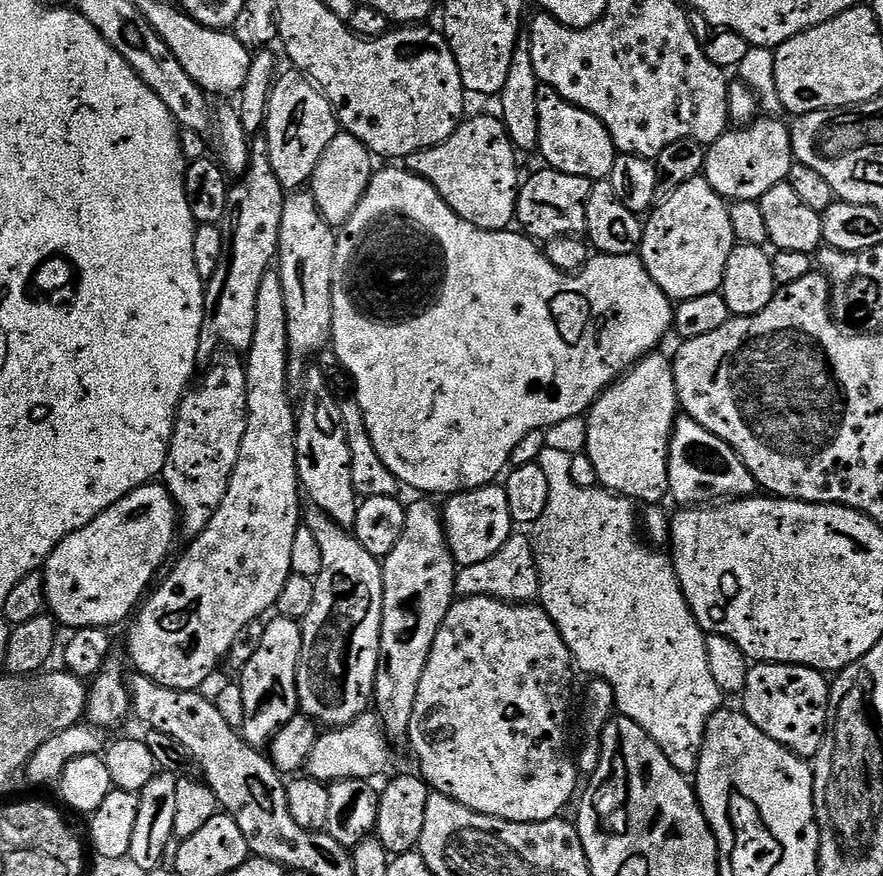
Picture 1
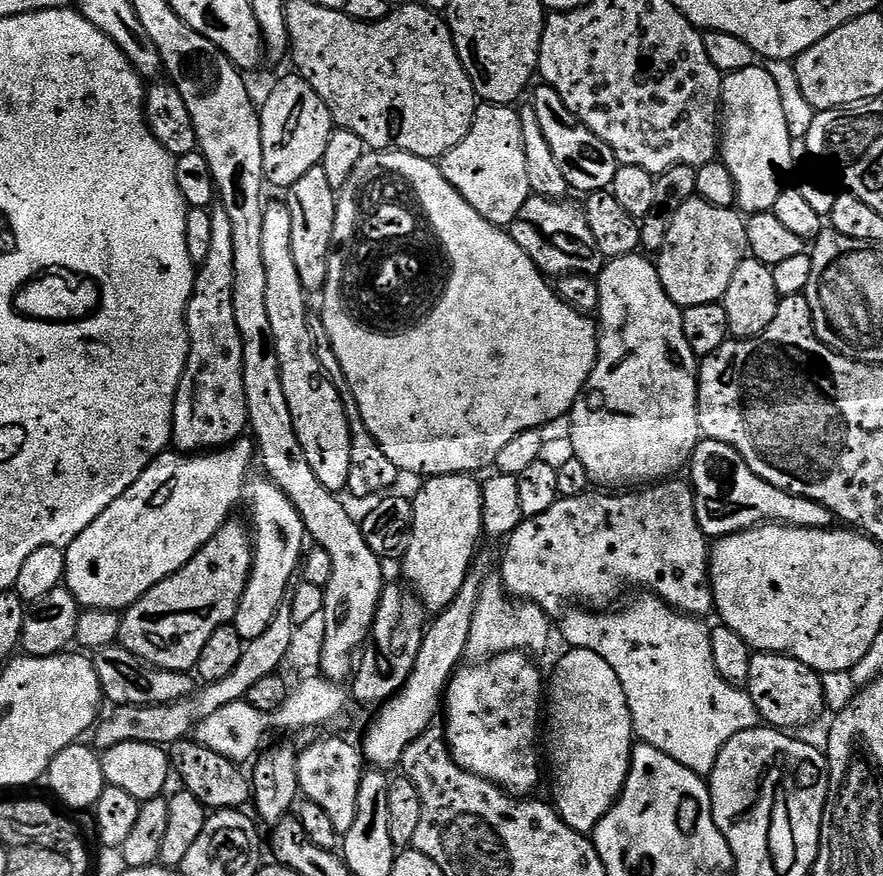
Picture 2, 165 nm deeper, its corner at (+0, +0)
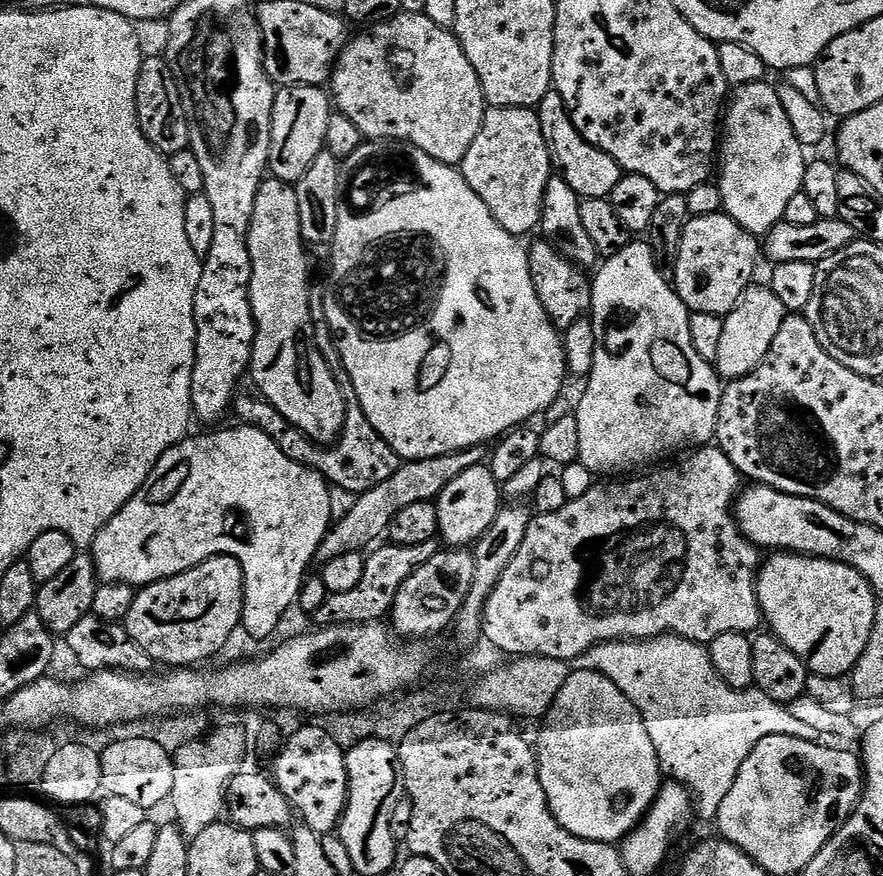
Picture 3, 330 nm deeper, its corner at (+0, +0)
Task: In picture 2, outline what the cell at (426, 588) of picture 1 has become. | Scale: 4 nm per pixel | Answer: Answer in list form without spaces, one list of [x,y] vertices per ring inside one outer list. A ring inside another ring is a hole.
[[[465,474],[463,476],[429,476],[423,481],[424,484],[420,488],[417,496],[411,497],[412,502],[412,537],[406,546],[406,554],[402,557],[402,565],[404,564],[404,576],[408,579],[407,587],[414,593],[416,599],[429,613],[439,614],[445,612],[454,602],[454,598],[458,594],[458,590],[462,590],[462,586],[466,582],[466,578],[473,571],[474,557],[477,555],[476,539],[481,539],[484,528],[484,490],[481,481],[475,475]]]

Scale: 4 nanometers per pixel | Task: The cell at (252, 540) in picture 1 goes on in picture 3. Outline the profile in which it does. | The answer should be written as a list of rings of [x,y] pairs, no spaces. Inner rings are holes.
[[[212,556],[209,560],[204,560],[198,566],[194,566],[190,570],[186,570],[182,574],[177,576],[171,576],[165,580],[159,580],[156,584],[149,584],[141,587],[137,591],[134,598],[134,606],[130,606],[130,614],[126,621],[126,627],[128,629],[128,638],[133,640],[136,645],[143,650],[150,659],[160,666],[196,666],[201,662],[208,662],[215,652],[220,652],[228,644],[228,639],[232,636],[232,631],[239,629],[242,624],[242,617],[244,616],[244,571],[242,566],[232,556]]]

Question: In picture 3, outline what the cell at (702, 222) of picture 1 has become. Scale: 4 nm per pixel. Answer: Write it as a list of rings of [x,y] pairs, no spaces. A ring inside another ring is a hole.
[[[723,211],[705,216],[693,216],[682,230],[682,242],[676,255],[674,287],[688,307],[689,313],[701,312],[727,316],[754,282],[752,276],[758,261],[752,256],[752,244],[757,239],[734,218]]]

